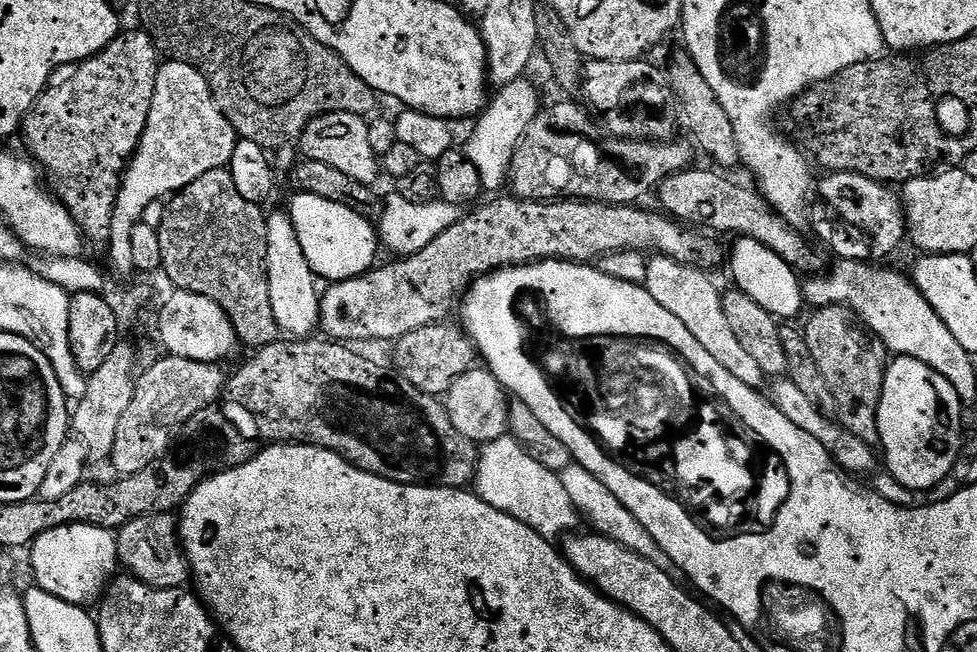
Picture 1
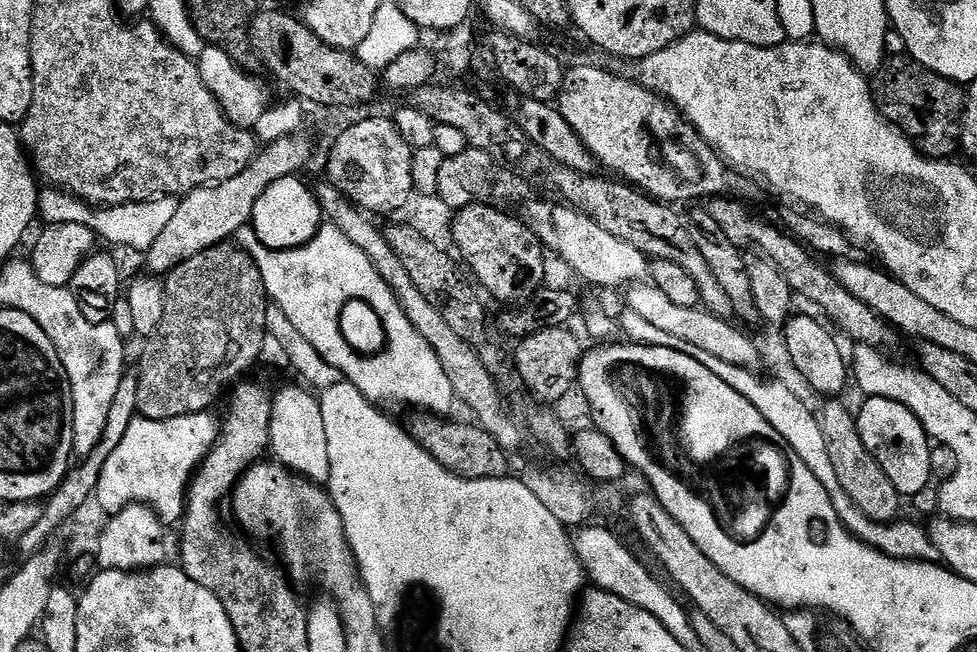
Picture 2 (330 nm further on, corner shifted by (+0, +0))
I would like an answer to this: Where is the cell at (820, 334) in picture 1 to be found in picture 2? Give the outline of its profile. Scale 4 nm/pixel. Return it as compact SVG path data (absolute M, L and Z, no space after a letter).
M840 402L825 403L828 405L825 406L824 413L819 413L818 419L822 426L822 434L826 438L826 450L830 450L830 462L838 474L838 482L842 482L842 490L850 494L854 506L858 506L862 514L866 514L878 524L895 521L902 497L890 482L890 478L886 478L886 470L882 470L882 466L878 466L870 450L862 446L855 415L851 411L848 413L842 405L836 403Z

